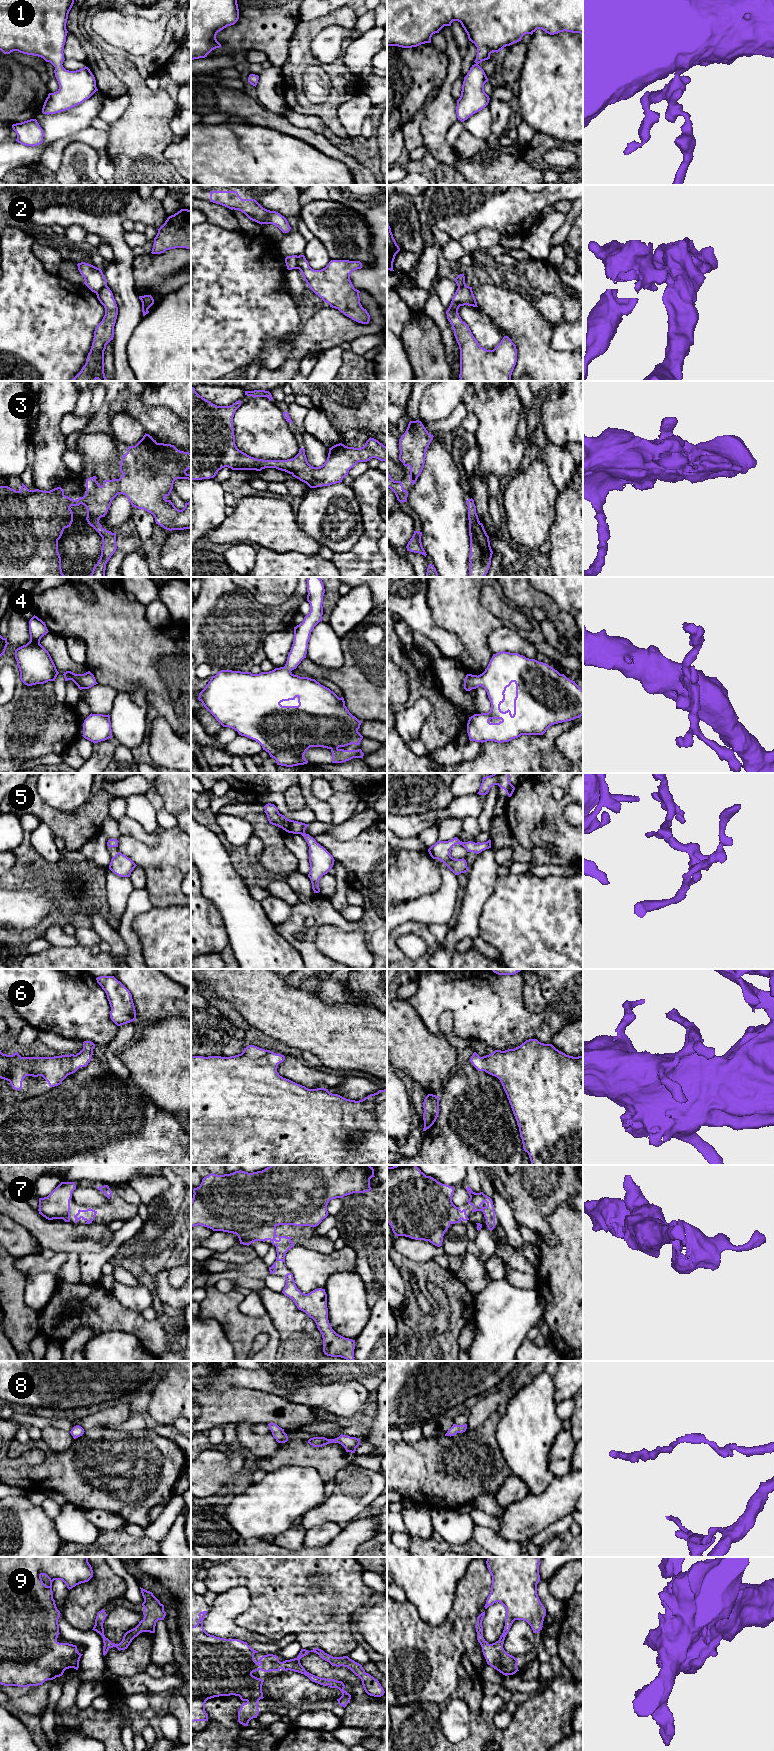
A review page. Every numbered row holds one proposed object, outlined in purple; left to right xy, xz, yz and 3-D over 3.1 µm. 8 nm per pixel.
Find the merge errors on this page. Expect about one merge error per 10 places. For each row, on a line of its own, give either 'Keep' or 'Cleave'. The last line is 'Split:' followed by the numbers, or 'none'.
1: Keep
2: Cleave
3: Keep
4: Keep
5: Keep
6: Keep
7: Keep
8: Keep
9: Keep
Split: 2

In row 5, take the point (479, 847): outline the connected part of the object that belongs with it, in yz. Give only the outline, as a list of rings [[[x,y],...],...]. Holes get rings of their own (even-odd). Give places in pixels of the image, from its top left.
[[[457,837],[448,840],[448,841],[437,841],[432,845],[428,852],[433,859],[438,859],[443,862],[455,875],[465,873],[468,871],[467,862],[464,858],[455,859],[450,855],[452,847],[460,844],[462,845],[467,852],[474,852],[476,854],[481,853],[482,851],[491,848],[491,840],[487,842],[462,842]]]

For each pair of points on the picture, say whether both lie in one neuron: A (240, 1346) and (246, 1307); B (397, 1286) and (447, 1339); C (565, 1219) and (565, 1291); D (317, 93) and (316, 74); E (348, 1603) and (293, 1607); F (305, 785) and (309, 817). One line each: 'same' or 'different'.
A: different
B: different
C: same
D: same
E: same
F: different

